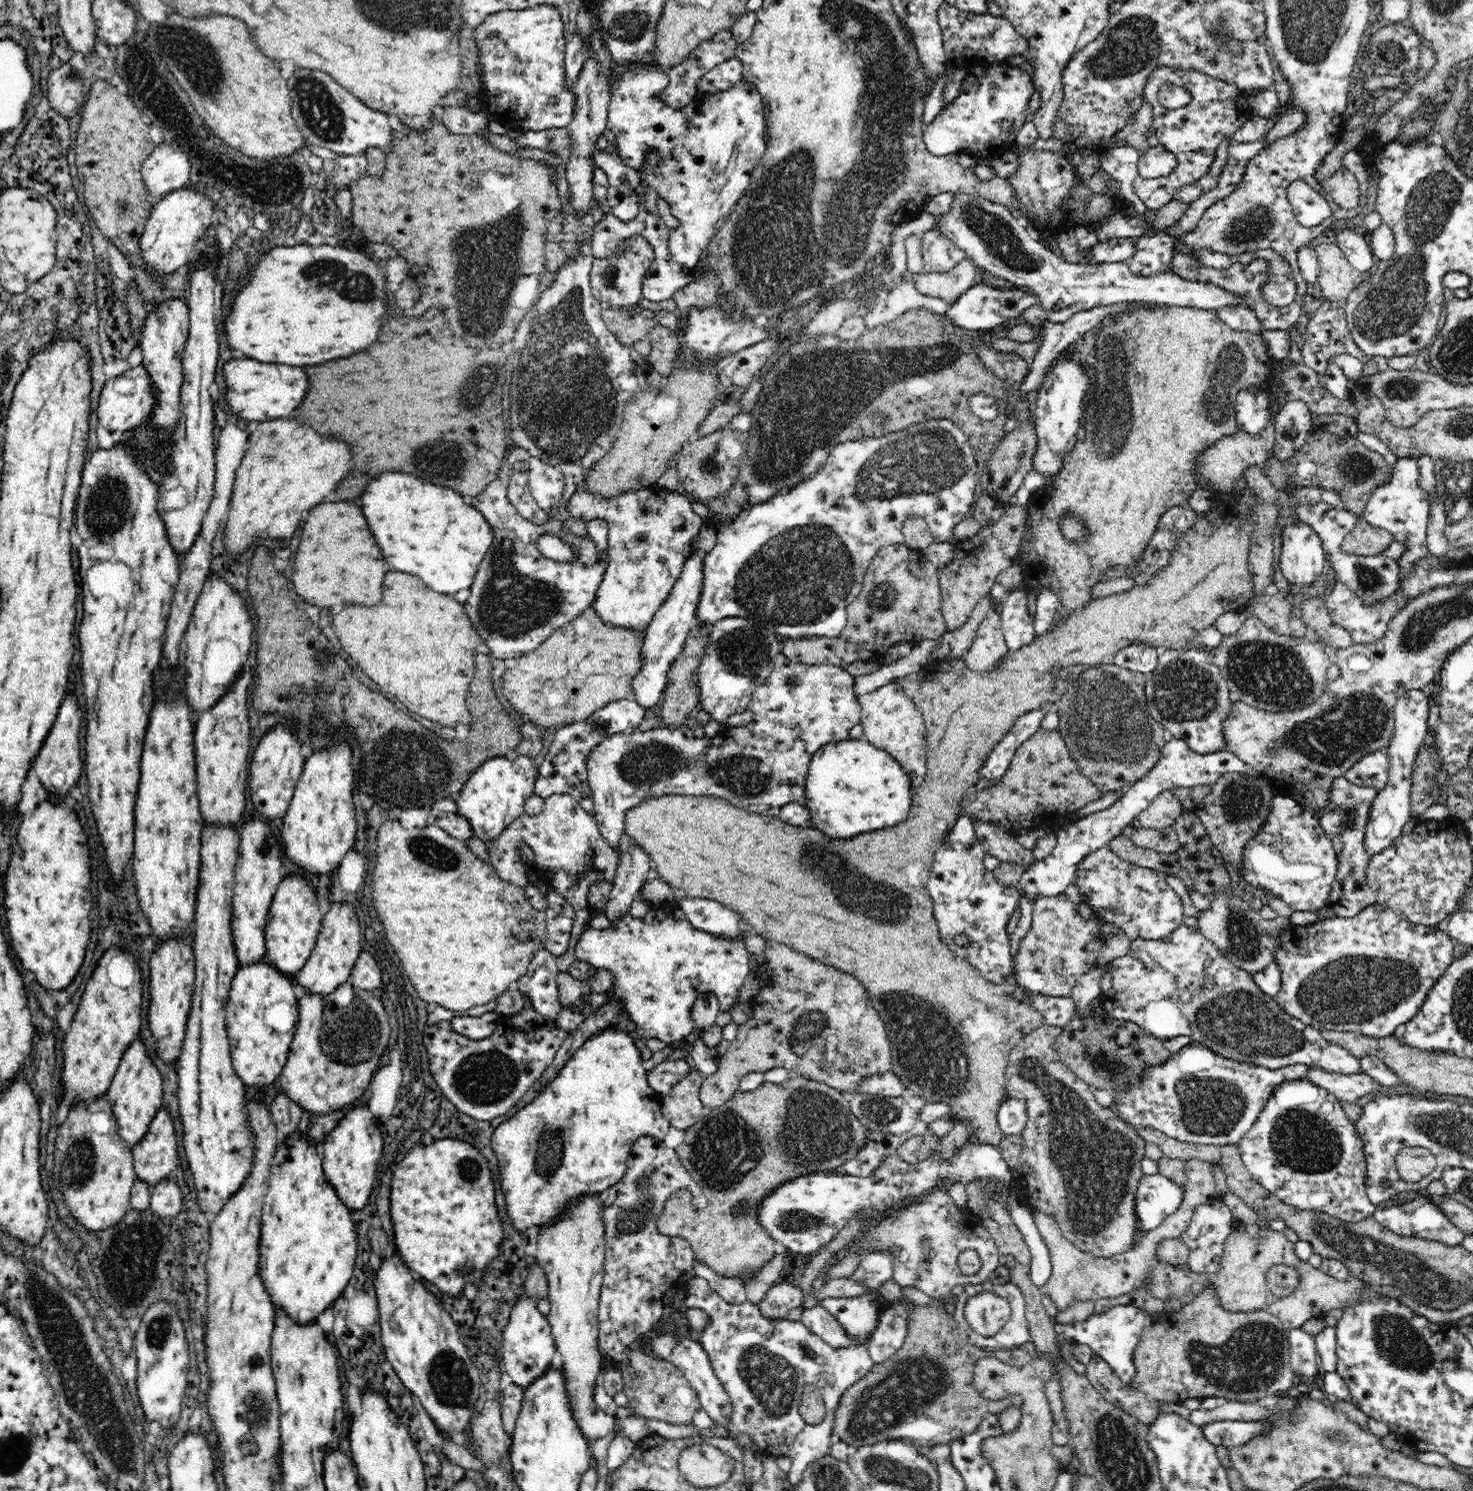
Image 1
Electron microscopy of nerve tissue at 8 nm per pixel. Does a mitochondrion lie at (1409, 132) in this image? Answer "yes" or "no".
yes

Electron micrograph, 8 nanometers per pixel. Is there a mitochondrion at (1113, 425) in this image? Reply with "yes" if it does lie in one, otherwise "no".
yes

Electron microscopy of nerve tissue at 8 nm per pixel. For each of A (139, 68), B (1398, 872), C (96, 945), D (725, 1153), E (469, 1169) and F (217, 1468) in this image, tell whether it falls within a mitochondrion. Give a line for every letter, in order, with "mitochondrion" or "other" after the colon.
A: mitochondrion
B: other
C: other
D: mitochondrion
E: mitochondrion
F: other

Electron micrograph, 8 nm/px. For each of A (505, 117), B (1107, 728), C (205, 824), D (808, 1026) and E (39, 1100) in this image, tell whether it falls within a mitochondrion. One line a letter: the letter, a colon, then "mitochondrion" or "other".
A: other
B: mitochondrion
C: other
D: mitochondrion
E: other

